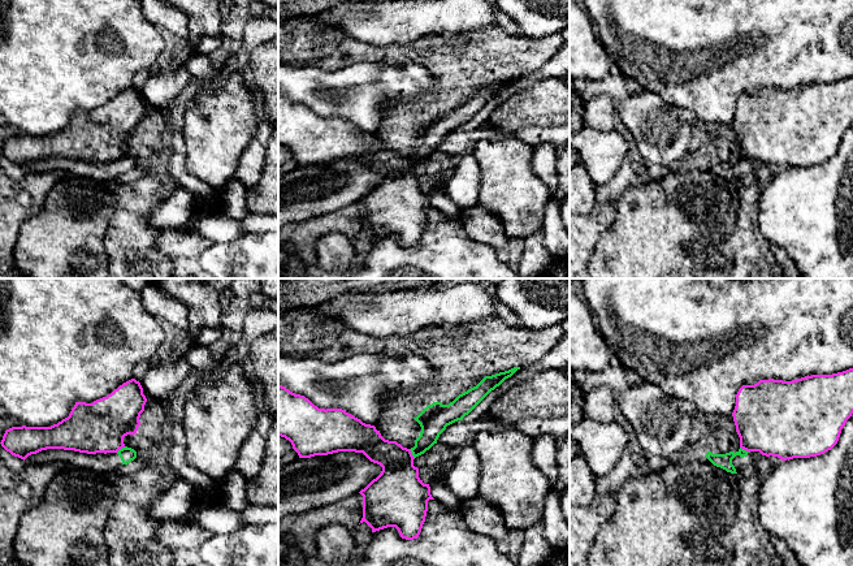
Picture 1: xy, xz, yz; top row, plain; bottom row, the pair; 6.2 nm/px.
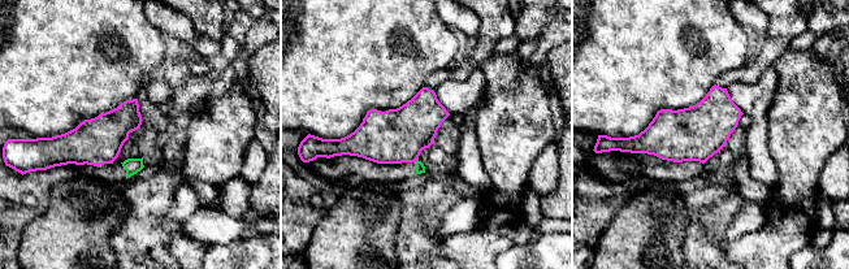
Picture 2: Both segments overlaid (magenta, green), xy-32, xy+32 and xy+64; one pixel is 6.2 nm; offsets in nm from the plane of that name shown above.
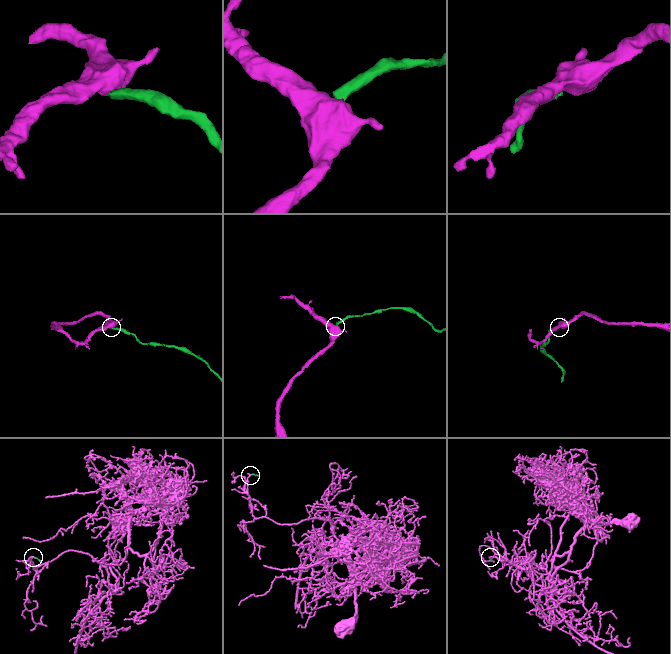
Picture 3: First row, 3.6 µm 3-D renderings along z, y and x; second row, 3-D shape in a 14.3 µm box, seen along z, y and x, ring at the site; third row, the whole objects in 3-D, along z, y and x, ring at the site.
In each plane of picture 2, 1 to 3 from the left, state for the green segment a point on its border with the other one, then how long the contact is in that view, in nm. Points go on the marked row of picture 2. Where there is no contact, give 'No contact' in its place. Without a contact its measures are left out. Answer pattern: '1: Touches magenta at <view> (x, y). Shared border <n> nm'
1: No contact
2: Touches magenta at xy+32 (415, 160). Shared border 40 nm
3: No contact

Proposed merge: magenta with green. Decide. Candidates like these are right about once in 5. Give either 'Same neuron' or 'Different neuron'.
Different neuron

